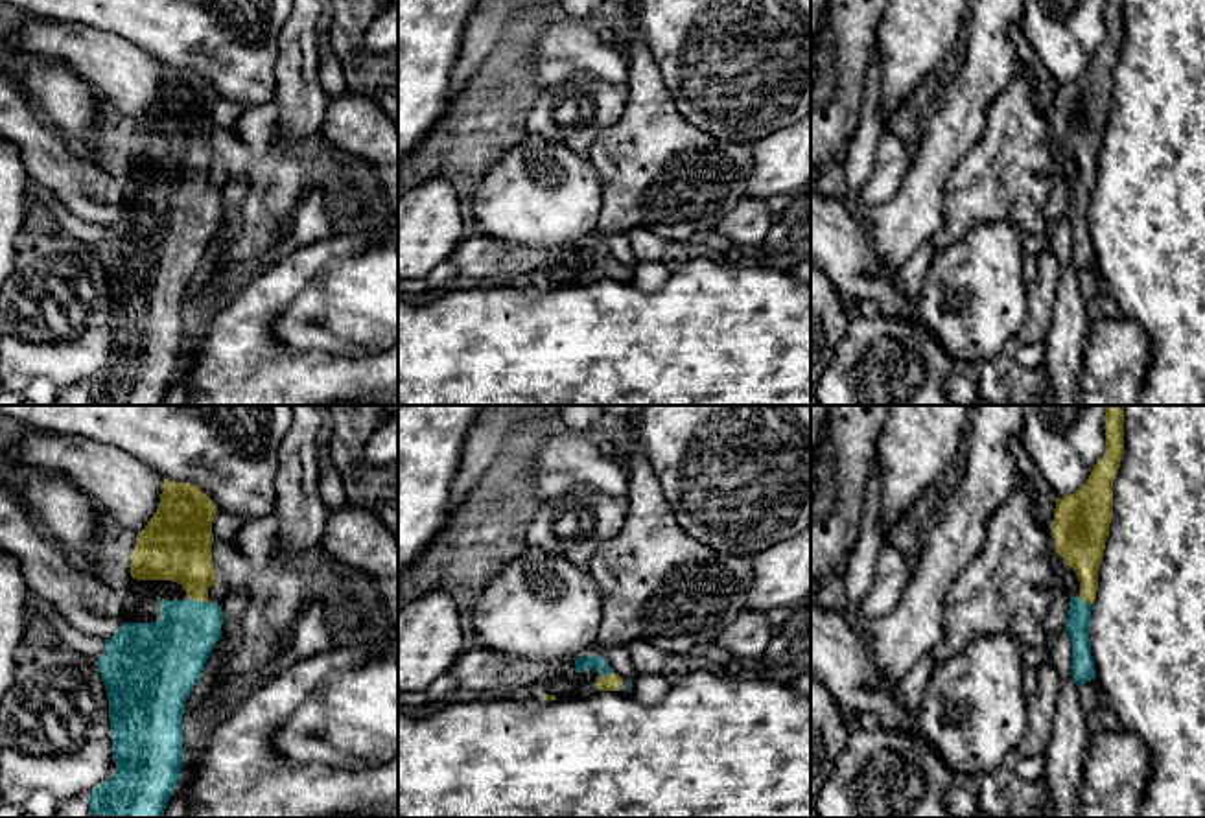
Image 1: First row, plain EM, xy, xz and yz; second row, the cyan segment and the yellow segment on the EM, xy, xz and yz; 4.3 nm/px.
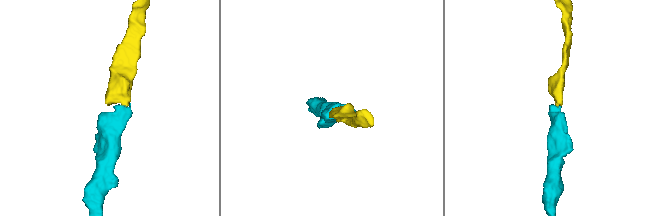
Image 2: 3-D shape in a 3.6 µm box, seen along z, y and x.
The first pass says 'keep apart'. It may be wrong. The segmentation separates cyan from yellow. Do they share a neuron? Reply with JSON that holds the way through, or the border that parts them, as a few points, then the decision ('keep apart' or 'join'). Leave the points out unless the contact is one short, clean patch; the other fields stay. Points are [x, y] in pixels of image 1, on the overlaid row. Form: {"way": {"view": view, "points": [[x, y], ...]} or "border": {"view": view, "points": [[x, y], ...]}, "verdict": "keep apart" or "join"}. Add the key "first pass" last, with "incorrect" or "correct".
{"way": {"view": "xy", "points": [[174, 651], [196, 623], [198, 601], [196, 573], [177, 548]]}, "verdict": "join", "first pass": "incorrect"}

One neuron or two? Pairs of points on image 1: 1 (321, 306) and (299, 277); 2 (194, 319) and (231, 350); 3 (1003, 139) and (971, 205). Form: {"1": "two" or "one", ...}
{"1": "two", "2": "two", "3": "one"}

